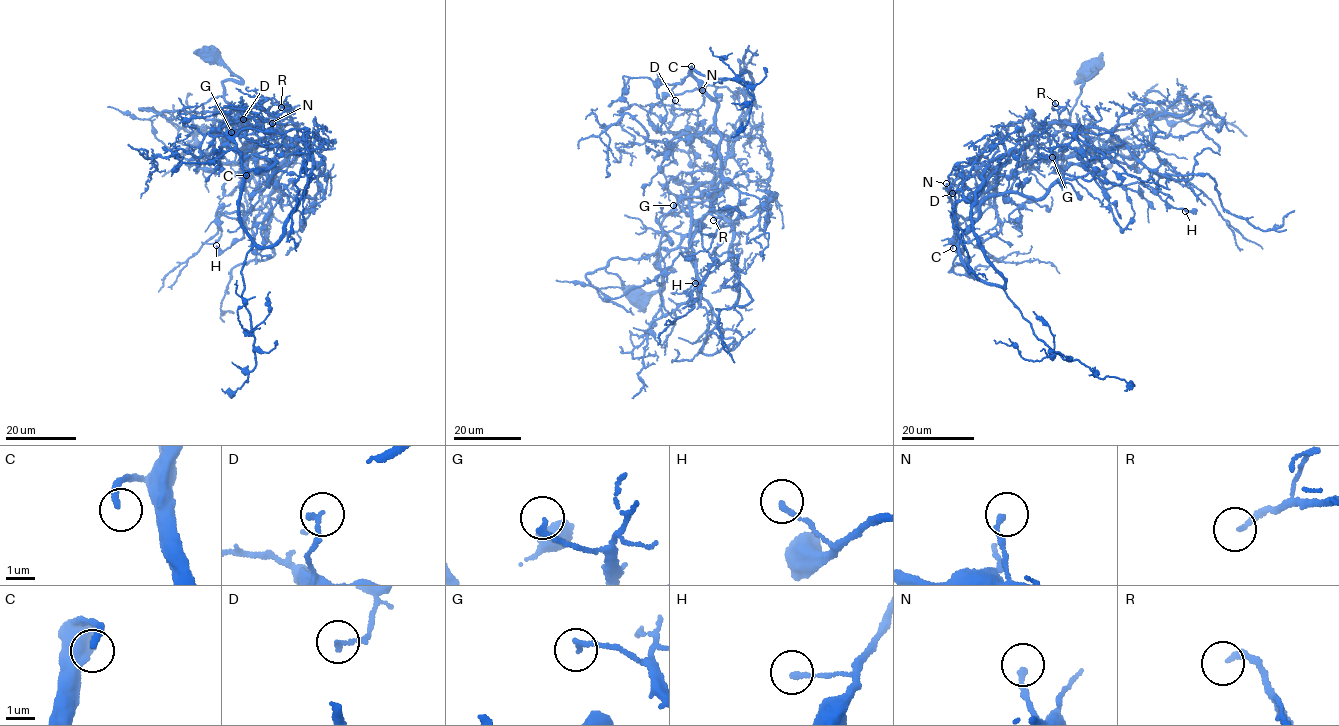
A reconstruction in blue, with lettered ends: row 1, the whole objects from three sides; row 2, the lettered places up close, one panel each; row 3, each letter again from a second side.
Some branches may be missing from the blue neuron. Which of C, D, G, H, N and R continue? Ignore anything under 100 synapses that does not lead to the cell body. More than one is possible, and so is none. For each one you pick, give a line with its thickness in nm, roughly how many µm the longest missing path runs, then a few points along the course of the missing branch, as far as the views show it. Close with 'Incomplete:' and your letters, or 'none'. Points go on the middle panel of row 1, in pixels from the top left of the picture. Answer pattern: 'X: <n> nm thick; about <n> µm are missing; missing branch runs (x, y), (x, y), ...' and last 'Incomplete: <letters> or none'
C: 220 nm thick; about 45 µm are missing; missing branch runs (691, 66), (669, 46), (700, 51), (691, 55), (670, 51)
Incomplete: C

